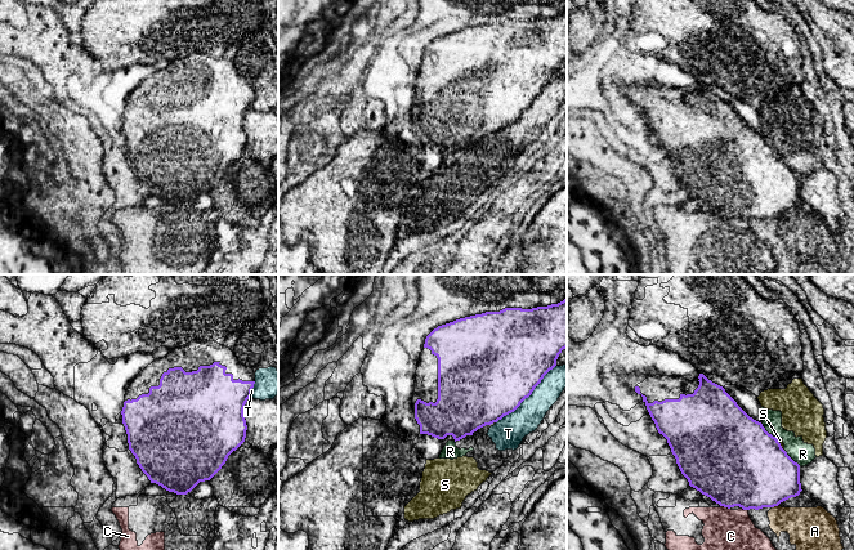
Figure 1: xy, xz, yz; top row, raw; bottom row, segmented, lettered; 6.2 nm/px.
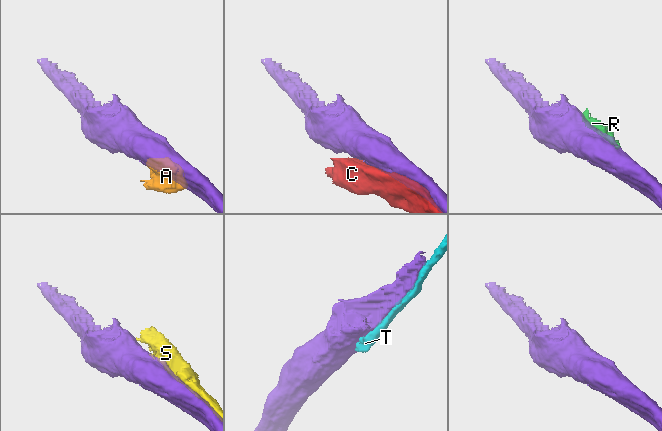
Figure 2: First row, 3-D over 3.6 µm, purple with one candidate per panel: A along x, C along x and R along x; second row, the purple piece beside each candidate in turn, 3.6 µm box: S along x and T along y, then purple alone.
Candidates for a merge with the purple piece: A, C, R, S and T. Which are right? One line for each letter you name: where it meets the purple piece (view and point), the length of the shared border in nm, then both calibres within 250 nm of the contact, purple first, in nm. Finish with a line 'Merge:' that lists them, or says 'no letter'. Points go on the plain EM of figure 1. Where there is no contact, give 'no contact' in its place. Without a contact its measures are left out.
Merge: no letter

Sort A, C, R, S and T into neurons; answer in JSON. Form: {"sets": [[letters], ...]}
{"sets": [["A"], ["C"], ["R", "S", "T"]]}

